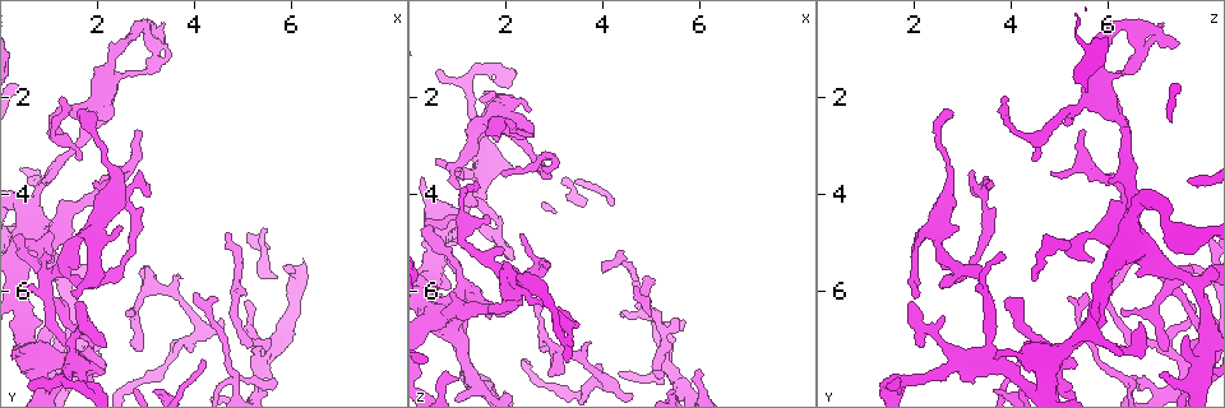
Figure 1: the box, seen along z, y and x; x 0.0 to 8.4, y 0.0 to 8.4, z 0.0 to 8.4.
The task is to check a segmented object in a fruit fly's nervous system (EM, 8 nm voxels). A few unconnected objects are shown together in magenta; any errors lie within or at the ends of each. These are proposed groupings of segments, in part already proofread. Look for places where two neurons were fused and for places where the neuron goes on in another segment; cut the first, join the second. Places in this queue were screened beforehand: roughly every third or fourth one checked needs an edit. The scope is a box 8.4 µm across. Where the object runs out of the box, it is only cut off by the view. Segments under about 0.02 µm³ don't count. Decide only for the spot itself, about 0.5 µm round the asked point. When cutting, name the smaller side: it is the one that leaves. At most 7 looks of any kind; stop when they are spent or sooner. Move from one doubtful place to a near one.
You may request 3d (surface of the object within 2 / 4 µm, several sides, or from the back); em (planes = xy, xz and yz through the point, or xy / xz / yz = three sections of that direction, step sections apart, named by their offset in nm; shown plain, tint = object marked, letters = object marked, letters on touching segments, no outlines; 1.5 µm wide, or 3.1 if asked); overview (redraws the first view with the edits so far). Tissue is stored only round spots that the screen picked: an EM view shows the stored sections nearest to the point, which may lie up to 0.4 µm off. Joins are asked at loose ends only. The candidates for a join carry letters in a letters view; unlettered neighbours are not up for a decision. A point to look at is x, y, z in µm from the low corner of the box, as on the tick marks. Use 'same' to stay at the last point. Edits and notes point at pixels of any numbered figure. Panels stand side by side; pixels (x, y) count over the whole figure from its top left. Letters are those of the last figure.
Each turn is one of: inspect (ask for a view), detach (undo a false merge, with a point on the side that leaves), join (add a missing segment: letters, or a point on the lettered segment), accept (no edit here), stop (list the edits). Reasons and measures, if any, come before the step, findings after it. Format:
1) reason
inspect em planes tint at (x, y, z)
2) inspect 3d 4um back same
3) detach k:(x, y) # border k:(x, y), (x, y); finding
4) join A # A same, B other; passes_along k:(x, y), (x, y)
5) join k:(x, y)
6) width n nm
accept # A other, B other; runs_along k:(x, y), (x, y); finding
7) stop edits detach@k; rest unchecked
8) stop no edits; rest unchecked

tapers out
inspect em planes letters at (3.30, 0.95, 7.45)

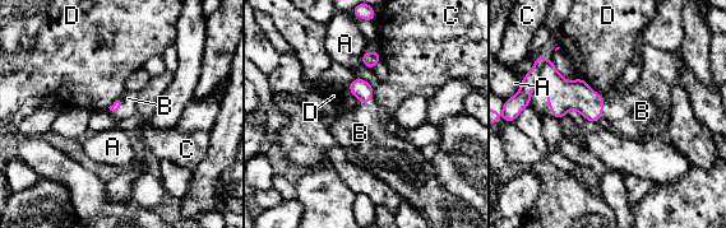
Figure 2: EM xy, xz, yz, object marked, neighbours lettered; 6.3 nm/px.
join B # A other, B same, C other, D other; passes_along 2:(577, 94), (604, 105), (642, 111); it goes on there

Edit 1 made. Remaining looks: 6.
branch stops here
inspect 3d 2um at (0.90, 3.75, 6.05)

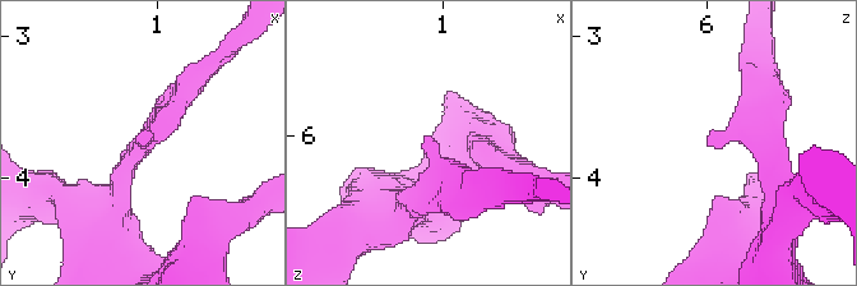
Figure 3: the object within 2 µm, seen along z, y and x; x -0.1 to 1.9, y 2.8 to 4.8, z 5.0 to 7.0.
arm_widths 200, 260 nm; now the EM
inspect em yz step 8 tint at (0.88, 3.76, 6.02)

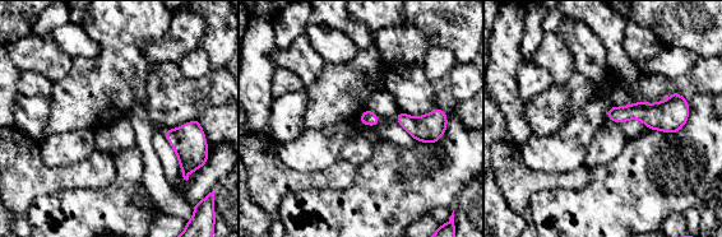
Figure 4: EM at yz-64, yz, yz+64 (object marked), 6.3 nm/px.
inspect em planes letters same

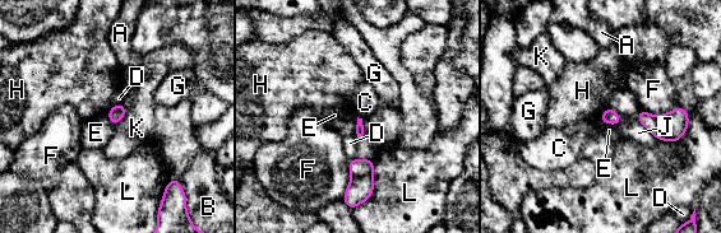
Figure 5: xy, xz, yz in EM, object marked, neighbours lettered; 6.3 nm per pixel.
longest_contact L 340 nm
accept # A other, B other, C other, D other, E other, F other, G other, H other, J other, K other, L other; border 5:(357, 117), (354, 135); none of them fits

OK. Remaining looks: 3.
stop edits join@2; rest unchecked

